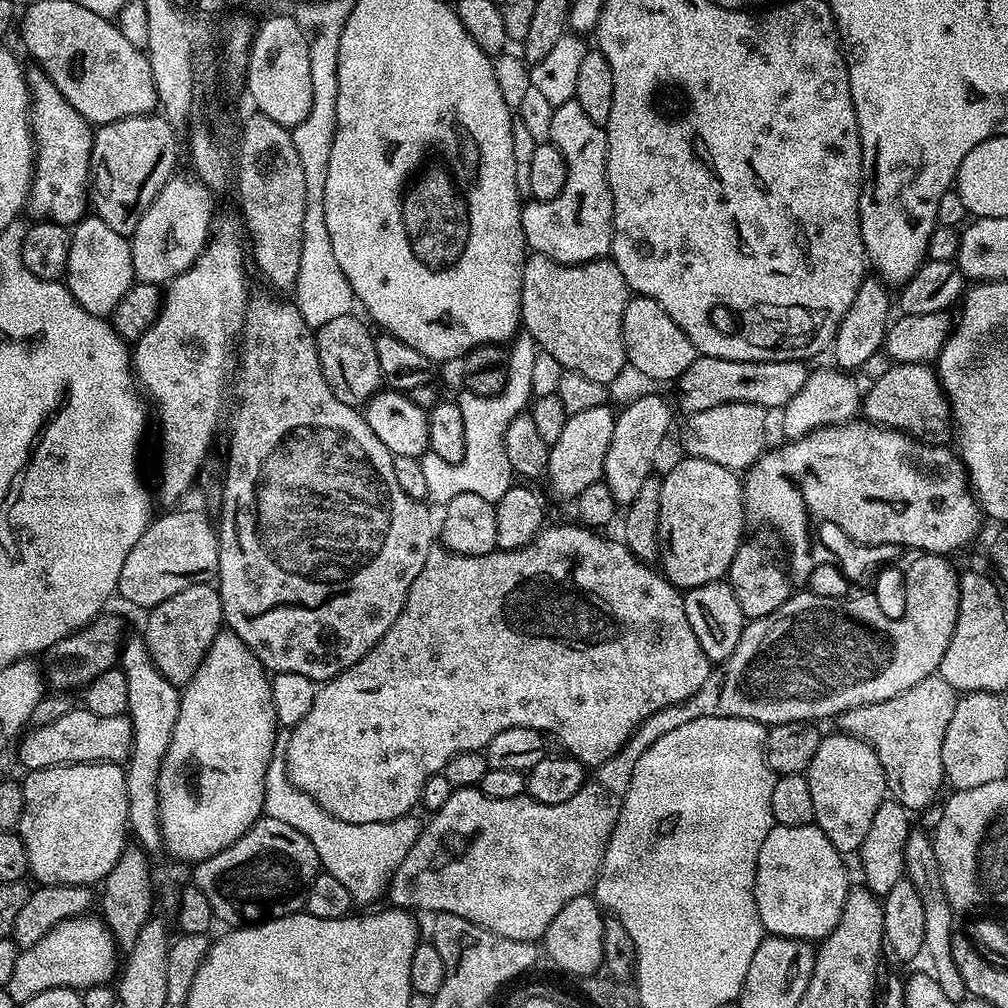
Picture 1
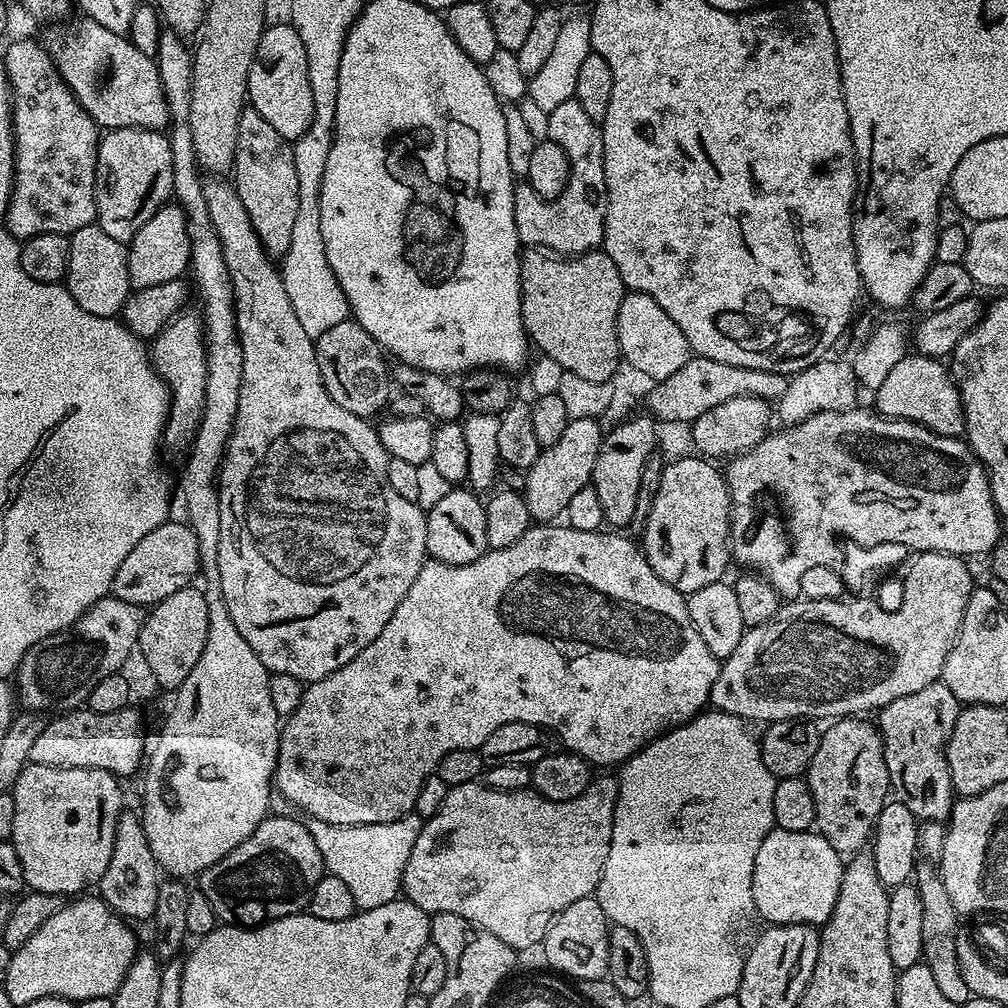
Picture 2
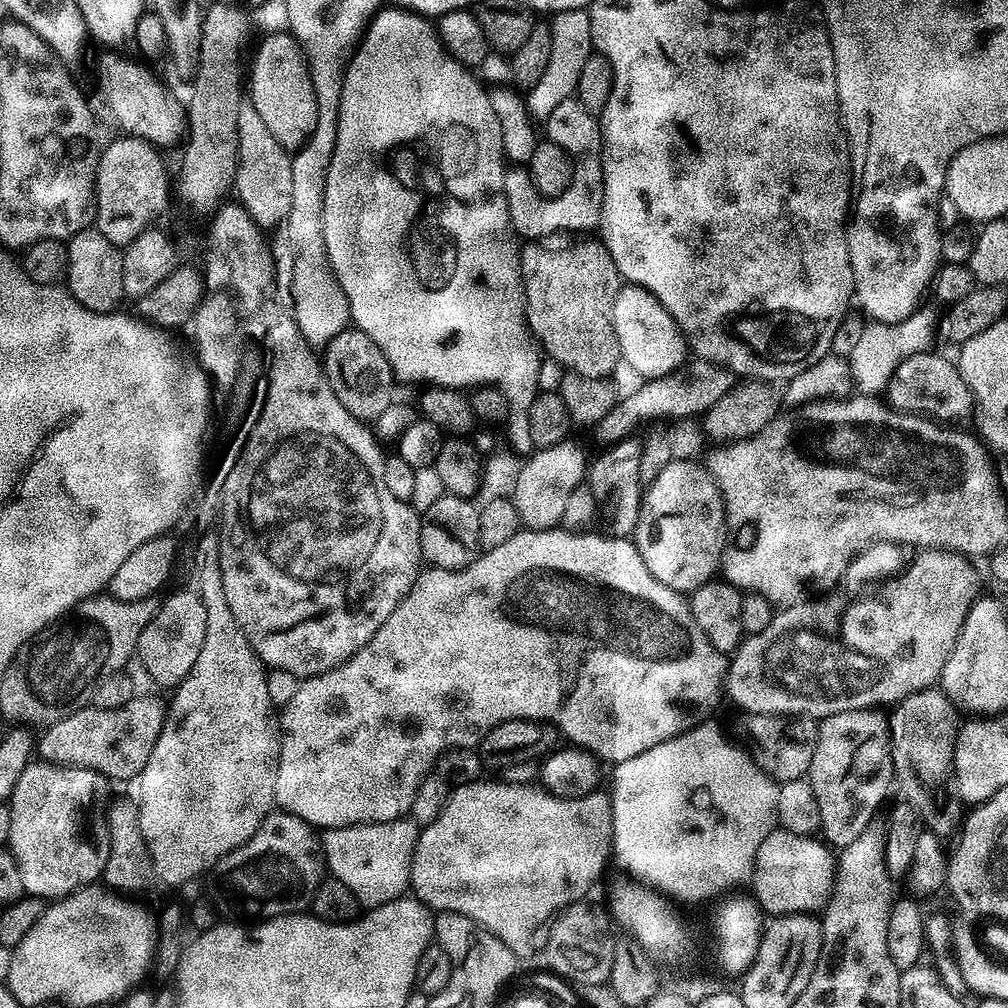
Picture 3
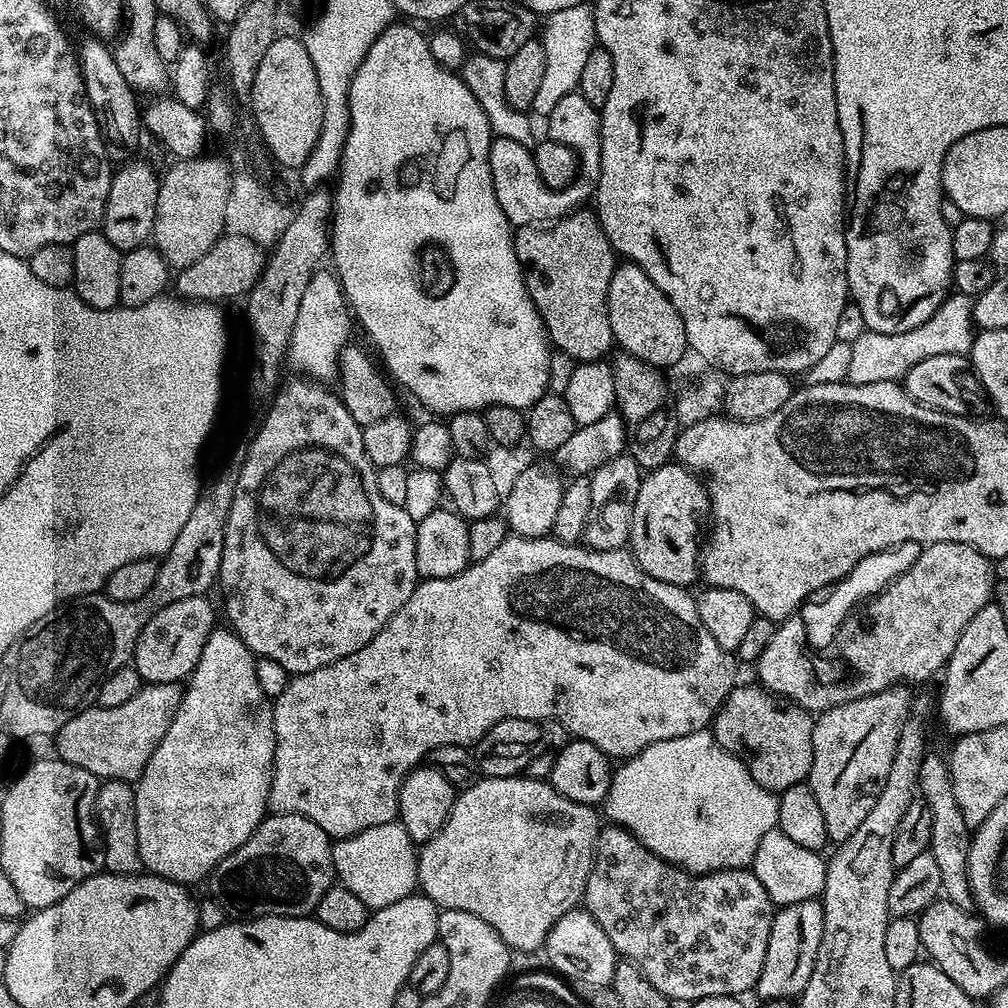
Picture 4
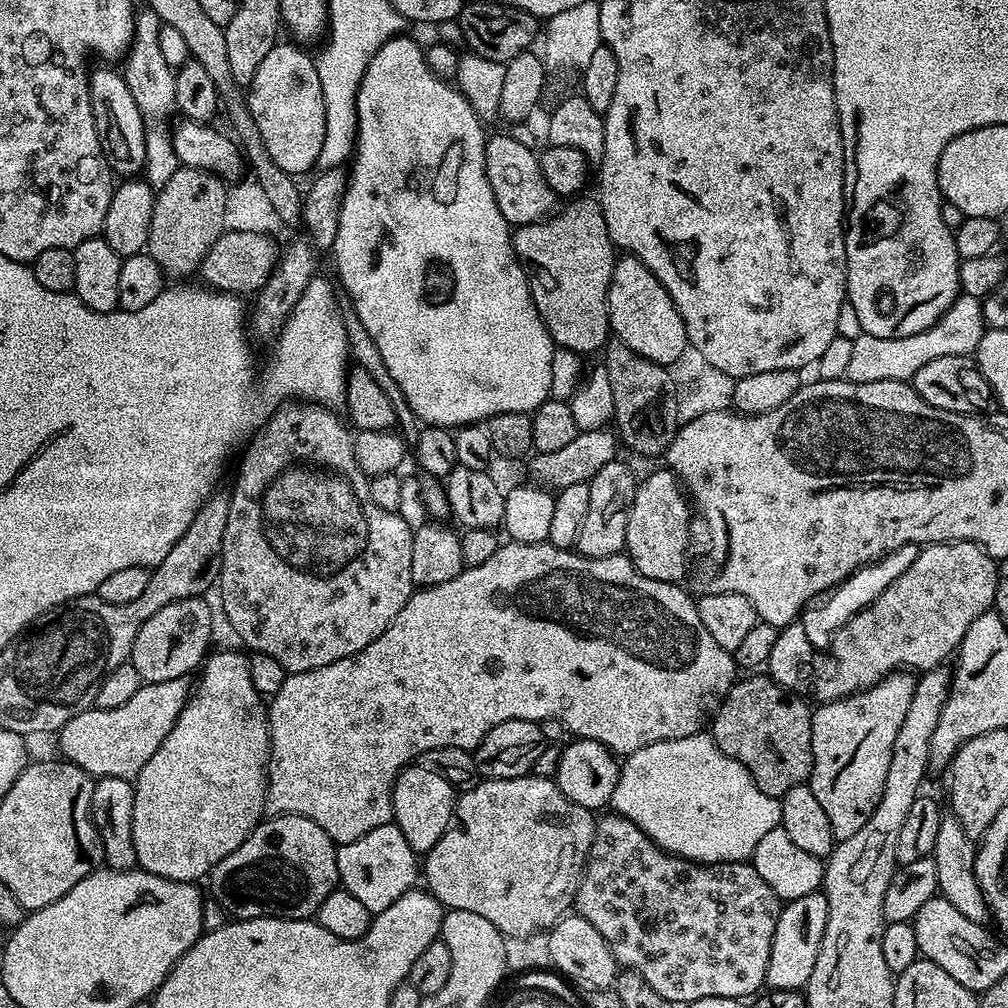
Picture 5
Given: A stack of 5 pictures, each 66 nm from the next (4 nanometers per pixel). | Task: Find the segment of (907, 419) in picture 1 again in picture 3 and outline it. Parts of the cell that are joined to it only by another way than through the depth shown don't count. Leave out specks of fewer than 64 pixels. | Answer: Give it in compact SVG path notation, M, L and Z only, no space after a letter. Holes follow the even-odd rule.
M936 350L919 352L894 370L892 381L886 389L887 403L900 412L915 412L941 422L964 422L973 415L974 401L972 391L962 378L960 365L955 359L947 360ZM888 395L888 396L887 396Z

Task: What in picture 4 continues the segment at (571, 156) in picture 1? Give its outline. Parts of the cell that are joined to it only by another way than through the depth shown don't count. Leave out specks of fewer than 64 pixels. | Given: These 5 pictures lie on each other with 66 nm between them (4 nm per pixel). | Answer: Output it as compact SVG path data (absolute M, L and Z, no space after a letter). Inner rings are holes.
M579 90L561 98L546 117L547 139L562 142L574 150L580 163L579 179L569 188L548 188L538 174L532 152L508 138L495 137L490 146L490 174L494 182L494 194L498 194L498 206L511 222L513 229L531 228L545 222L555 222L579 209L593 199L596 179L600 176L600 109L590 106Z

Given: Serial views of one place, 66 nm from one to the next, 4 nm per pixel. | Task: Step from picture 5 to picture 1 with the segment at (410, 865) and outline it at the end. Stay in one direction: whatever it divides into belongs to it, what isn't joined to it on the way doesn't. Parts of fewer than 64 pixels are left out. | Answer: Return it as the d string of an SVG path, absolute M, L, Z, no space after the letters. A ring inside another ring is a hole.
M273 755L266 770L264 779L264 816L278 818L278 822L286 822L286 826L294 826L298 834L306 834L314 846L320 859L323 871L330 873L346 890L350 890L353 901L357 905L372 904L383 897L388 890L388 883L393 874L402 866L402 858L410 854L410 846L420 836L422 820L416 814L400 816L397 820L382 822L342 822L334 818L310 794L298 790L288 777L288 767L283 755Z

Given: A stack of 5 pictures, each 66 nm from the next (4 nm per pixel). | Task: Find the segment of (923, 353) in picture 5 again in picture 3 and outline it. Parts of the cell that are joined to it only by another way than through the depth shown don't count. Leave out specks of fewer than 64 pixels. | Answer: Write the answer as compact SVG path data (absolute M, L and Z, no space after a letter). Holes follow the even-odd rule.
M921 306L908 320L897 324L871 321L866 326L850 352L848 351L847 359L855 389L865 395L875 395L887 389L892 381L894 370L898 370L898 366L906 362L906 358L919 352L929 351L933 347L932 339L936 336L936 312L932 308Z

